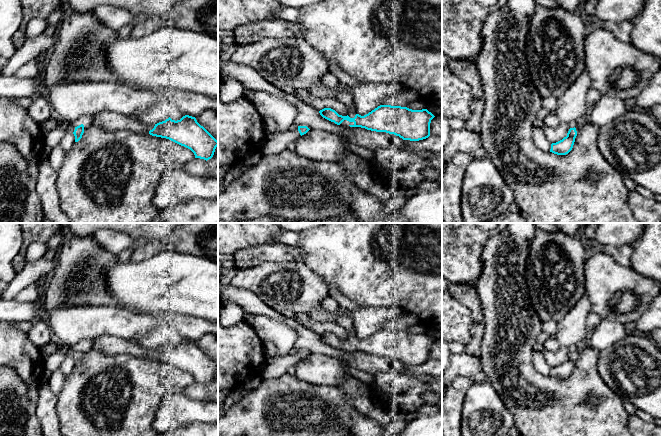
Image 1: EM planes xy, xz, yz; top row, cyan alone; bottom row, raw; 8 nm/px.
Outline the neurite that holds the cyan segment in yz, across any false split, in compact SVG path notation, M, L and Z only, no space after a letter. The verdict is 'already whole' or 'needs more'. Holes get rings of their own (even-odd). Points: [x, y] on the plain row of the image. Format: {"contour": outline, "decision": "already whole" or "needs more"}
{"contour": "M579 346L574 352L569 353L566 361L556 367L551 368L550 376L557 379L568 378L573 372L575 362L580 357L580 353L581 348Z", "decision": "needs more"}

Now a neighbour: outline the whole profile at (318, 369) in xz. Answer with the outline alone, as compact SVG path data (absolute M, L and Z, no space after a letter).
M310 353L295 366L296 378L314 385L337 386L342 384L346 377L349 376L344 371L345 367L349 366L341 358Z

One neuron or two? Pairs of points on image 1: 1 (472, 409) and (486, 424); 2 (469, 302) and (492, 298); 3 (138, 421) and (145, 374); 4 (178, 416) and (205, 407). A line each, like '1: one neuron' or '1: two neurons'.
1: one neuron
2: two neurons
3: one neuron
4: one neuron

